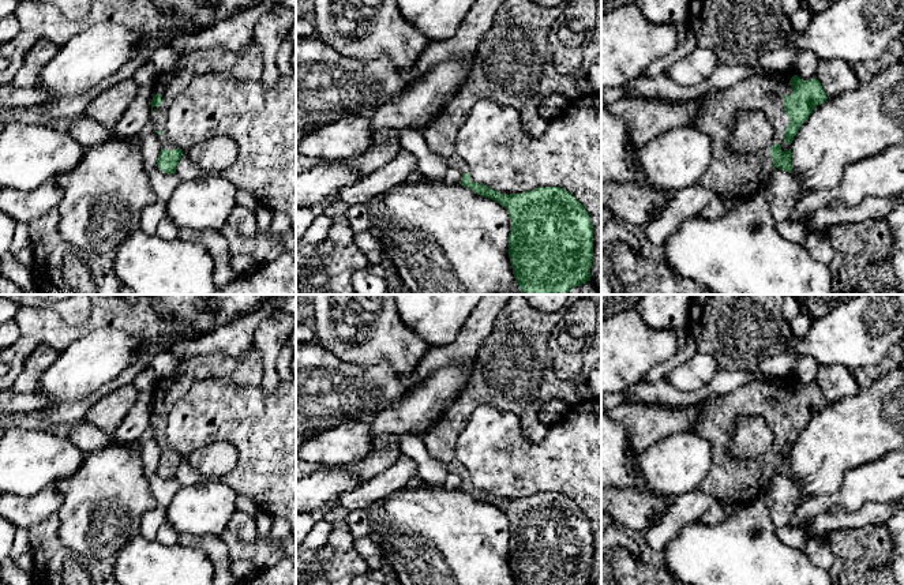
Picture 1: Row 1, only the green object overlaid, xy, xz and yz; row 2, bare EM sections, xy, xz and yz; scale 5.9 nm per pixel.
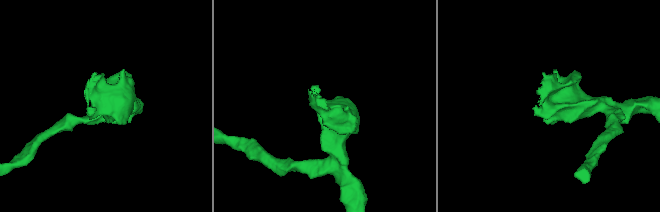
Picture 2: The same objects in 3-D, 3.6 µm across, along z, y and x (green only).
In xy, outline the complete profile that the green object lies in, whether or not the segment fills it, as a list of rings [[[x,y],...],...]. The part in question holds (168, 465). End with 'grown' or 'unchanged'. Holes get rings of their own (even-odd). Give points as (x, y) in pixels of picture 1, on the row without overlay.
[[[252,348],[240,359],[230,359],[220,353],[187,357],[176,375],[158,378],[153,390],[154,402],[151,405],[150,421],[161,449],[161,457],[157,464],[158,475],[168,480],[176,479],[183,457],[166,443],[165,428],[169,412],[196,380],[215,378],[241,387],[259,387],[262,376],[263,359]]]; grown

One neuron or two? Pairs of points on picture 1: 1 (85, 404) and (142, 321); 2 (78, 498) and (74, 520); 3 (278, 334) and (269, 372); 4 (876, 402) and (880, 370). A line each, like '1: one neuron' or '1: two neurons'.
1: one neuron
2: one neuron
3: one neuron
4: two neurons

